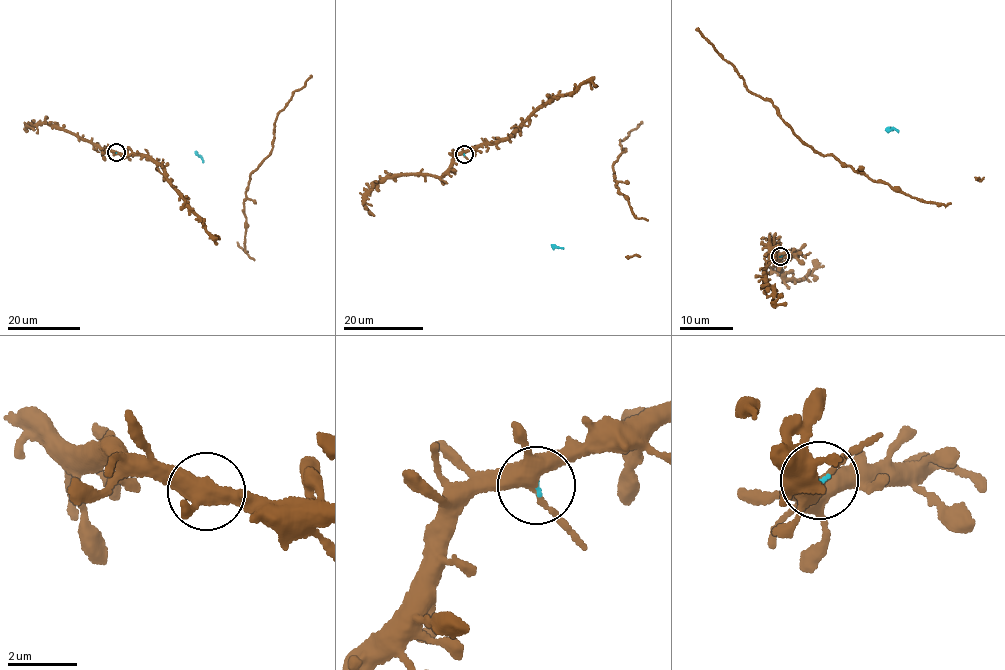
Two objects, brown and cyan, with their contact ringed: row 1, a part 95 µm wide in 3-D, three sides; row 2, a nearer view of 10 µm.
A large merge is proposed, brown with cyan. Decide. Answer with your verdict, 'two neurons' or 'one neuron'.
one neuron

